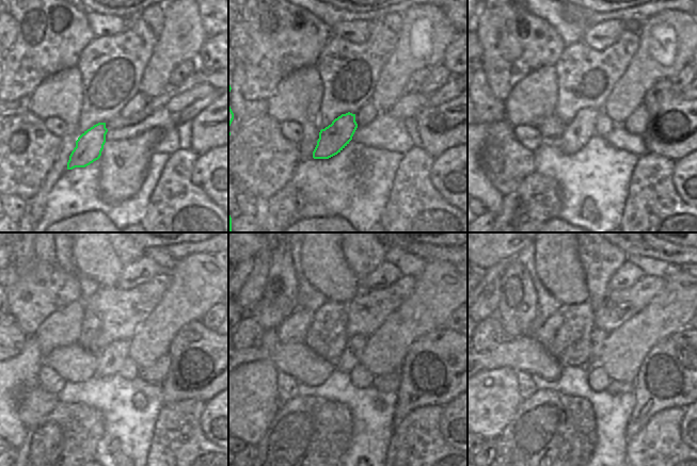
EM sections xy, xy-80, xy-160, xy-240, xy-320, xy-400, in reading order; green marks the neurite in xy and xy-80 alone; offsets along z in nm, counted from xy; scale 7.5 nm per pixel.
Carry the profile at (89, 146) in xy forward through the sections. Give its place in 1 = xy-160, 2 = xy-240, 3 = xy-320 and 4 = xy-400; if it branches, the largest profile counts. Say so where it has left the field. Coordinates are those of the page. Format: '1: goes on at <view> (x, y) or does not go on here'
1: goes on at xy-160 (570, 137)
2: goes on at xy-240 (74, 364)
3: goes on at xy-320 (298, 360)
4: goes on at xy-400 (525, 353)

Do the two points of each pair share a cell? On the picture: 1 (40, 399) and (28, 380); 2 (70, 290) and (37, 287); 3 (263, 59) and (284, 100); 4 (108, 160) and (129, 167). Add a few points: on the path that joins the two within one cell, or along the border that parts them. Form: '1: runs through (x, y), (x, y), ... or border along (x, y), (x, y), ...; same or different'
1: border along (36, 384), (22, 395), (17, 407); different
2: runs through (62, 290), (46, 288); same
3: border along (296, 69), (289, 73), (267, 98); different
4: runs through (113, 162), (120, 169), (124, 167); same

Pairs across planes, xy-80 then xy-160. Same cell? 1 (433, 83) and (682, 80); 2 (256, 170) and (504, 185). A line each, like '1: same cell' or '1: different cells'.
1: same cell
2: same cell

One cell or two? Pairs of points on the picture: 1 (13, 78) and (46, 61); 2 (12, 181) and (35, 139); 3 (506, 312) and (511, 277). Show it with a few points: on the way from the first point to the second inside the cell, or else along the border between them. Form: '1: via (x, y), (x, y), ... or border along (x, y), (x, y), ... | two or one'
1: via (21, 70), (31, 61), (37, 61) | one
2: via (12, 171), (15, 163), (28, 149) | one
3: via (511, 304), (511, 286) | one

